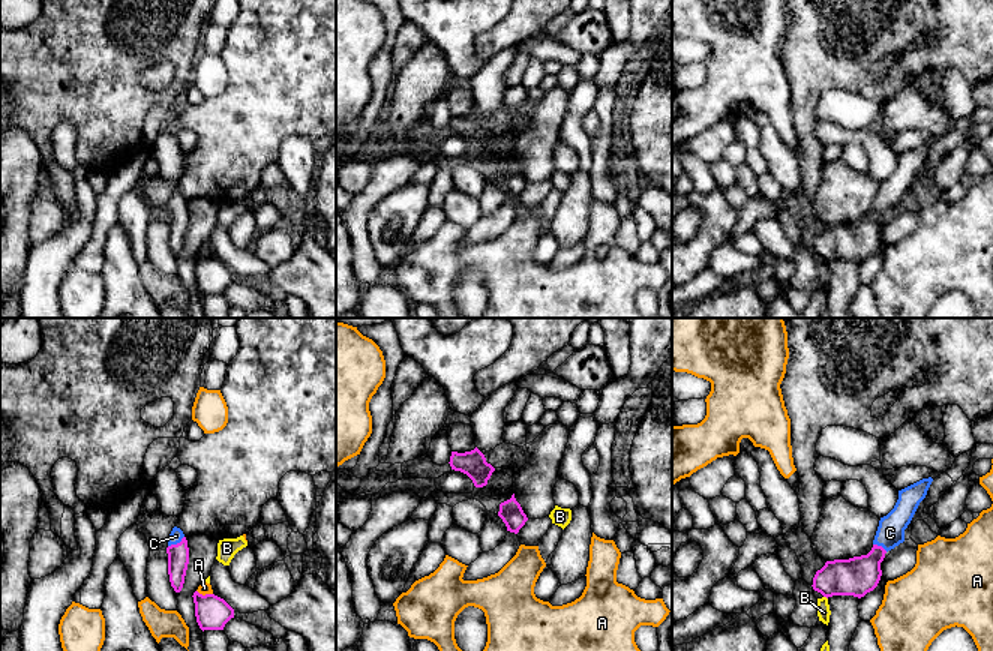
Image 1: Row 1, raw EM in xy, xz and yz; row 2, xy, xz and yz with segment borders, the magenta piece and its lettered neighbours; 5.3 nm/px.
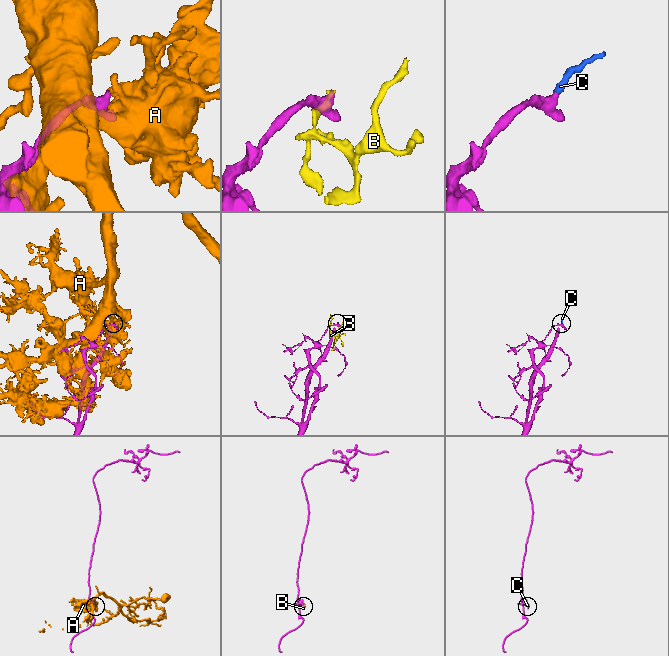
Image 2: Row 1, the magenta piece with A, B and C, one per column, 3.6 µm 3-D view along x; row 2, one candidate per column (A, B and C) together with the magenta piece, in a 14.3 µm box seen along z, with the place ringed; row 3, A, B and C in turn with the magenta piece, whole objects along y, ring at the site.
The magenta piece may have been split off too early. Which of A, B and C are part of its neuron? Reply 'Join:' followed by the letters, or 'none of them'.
Join: C

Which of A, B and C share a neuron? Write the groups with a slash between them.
A / B / C

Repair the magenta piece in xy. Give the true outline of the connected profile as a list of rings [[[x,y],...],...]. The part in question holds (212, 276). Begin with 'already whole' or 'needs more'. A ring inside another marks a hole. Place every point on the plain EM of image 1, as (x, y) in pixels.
already whole | [[[194,256],[195,280],[200,292],[224,294],[225,288],[234,282],[234,273],[220,261],[214,258]]]

